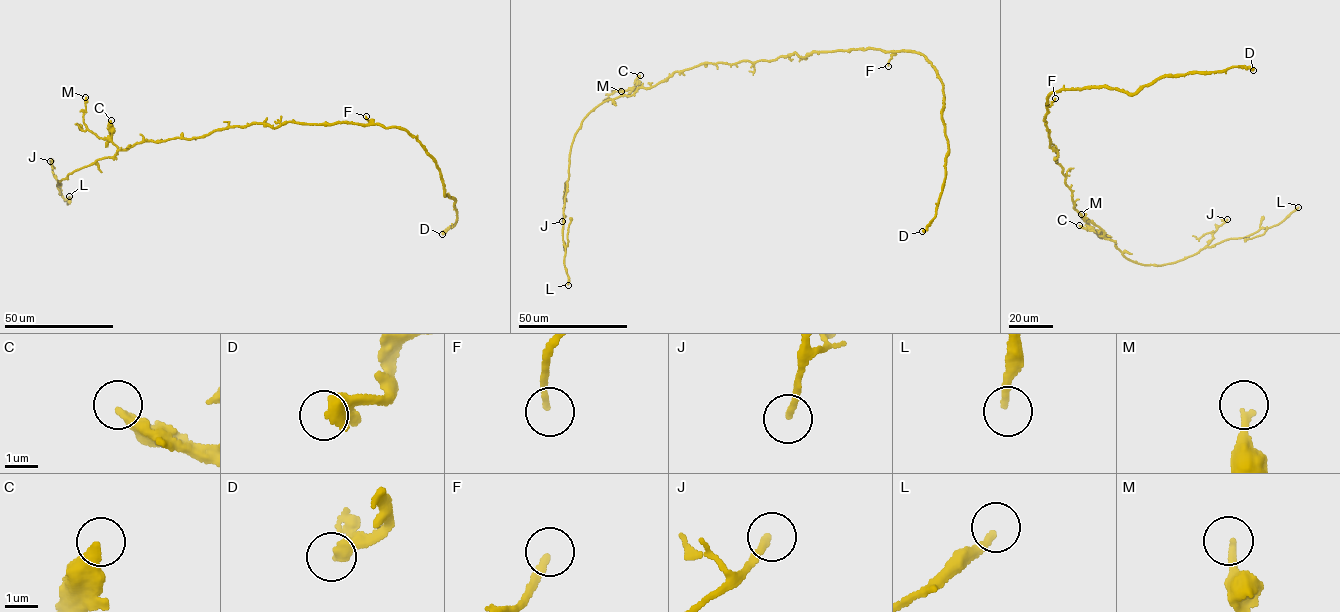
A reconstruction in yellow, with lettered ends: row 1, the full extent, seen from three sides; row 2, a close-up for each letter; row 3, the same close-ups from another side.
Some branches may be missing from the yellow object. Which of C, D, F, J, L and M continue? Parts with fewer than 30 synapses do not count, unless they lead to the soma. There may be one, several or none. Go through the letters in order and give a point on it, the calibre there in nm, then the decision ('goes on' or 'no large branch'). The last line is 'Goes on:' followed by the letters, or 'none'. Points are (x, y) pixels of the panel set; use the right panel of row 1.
C: place (1079, 225); calibre 360 nm; no large branch
D: place (1253, 70); calibre 280 nm; no large branch
F: place (1055, 98); calibre 180 nm; no large branch
J: place (1227, 219); calibre 190 nm; goes on
L: place (1298, 207); calibre 200 nm; goes on
M: place (1081, 214); calibre 220 nm; goes on
Goes on: J, L, M

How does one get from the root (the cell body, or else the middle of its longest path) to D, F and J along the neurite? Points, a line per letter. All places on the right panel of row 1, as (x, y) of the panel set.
D: (1059, 164), (1044, 118), (1050, 93), (1107, 87), (1134, 93), (1165, 76), (1240, 66), (1253, 70)
F: (1059, 164), (1054, 158), (1057, 151), (1049, 144), (1044, 118), (1047, 104), (1051, 104), (1055, 98)
J: (1059, 164), (1075, 209), (1134, 262), (1161, 265), (1195, 254), (1227, 219)

